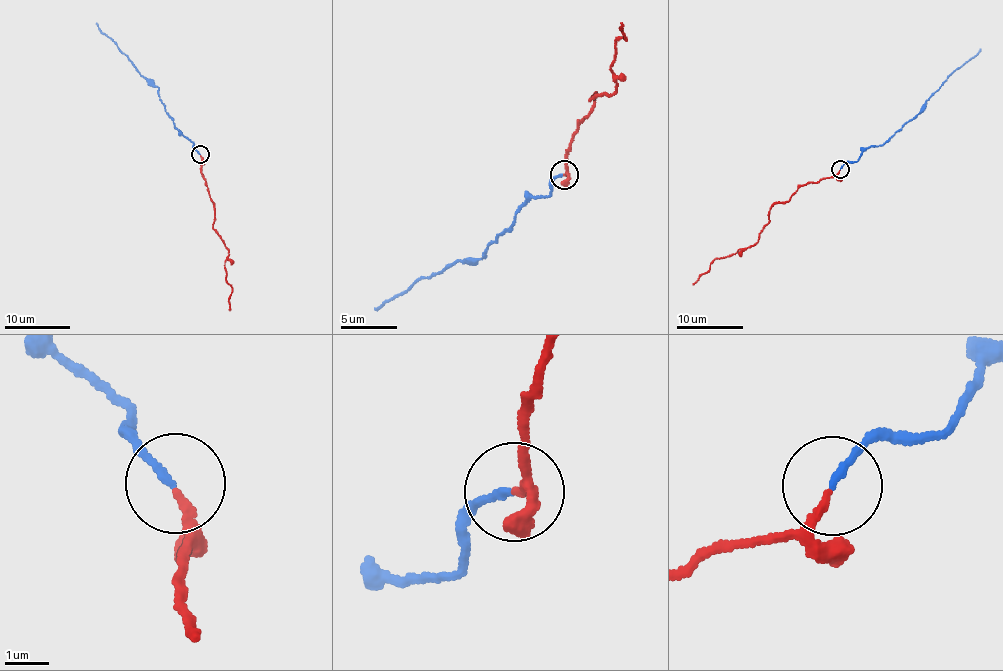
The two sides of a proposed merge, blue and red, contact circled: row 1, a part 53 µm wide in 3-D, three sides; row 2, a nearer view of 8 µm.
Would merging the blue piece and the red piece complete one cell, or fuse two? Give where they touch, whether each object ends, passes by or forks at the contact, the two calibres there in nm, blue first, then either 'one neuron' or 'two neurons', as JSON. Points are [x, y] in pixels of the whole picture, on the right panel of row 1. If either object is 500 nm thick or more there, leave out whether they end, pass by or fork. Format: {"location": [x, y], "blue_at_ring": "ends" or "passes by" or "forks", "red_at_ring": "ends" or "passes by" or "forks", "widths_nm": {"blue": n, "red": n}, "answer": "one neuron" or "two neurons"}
{"location": [840, 169], "blue_at_ring": "ends", "red_at_ring": "ends", "widths_nm": {"blue": 150, "red": 170}, "answer": "two neurons"}

